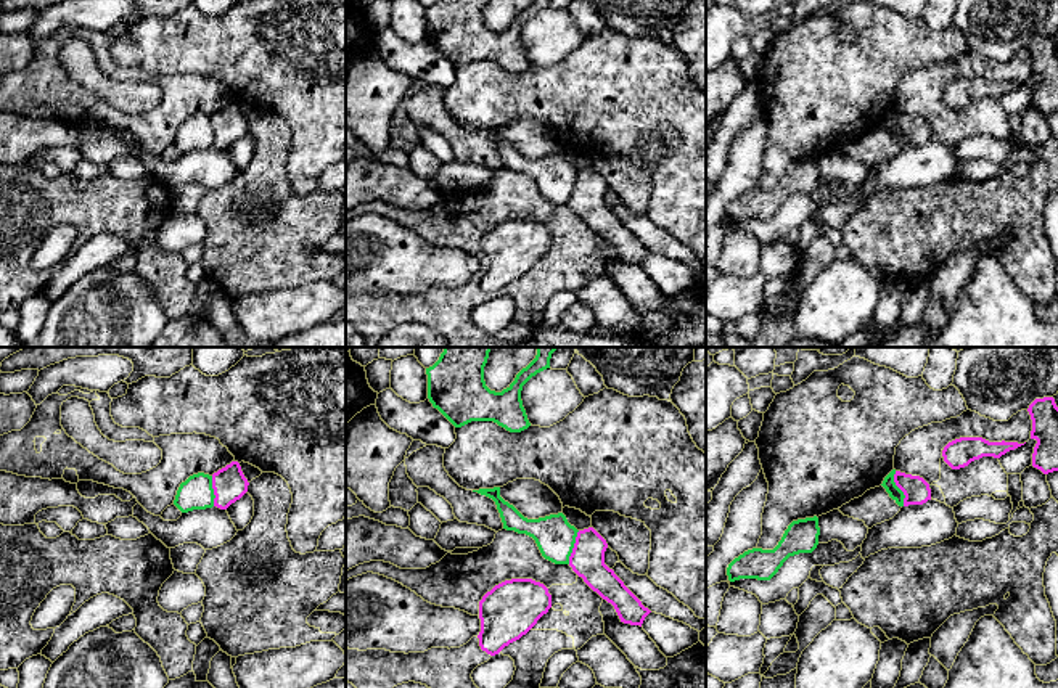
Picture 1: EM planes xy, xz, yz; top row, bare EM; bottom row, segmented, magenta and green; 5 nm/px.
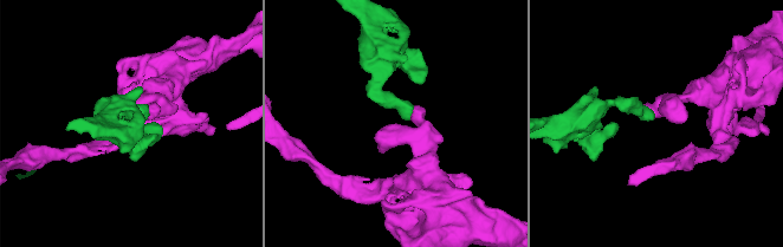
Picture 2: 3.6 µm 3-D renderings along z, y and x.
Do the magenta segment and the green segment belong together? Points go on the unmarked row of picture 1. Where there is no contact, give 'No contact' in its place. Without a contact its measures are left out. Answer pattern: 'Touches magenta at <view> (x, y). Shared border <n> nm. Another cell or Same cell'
Touches magenta at yz (899, 127). Shared border 180 nm. Another cell

